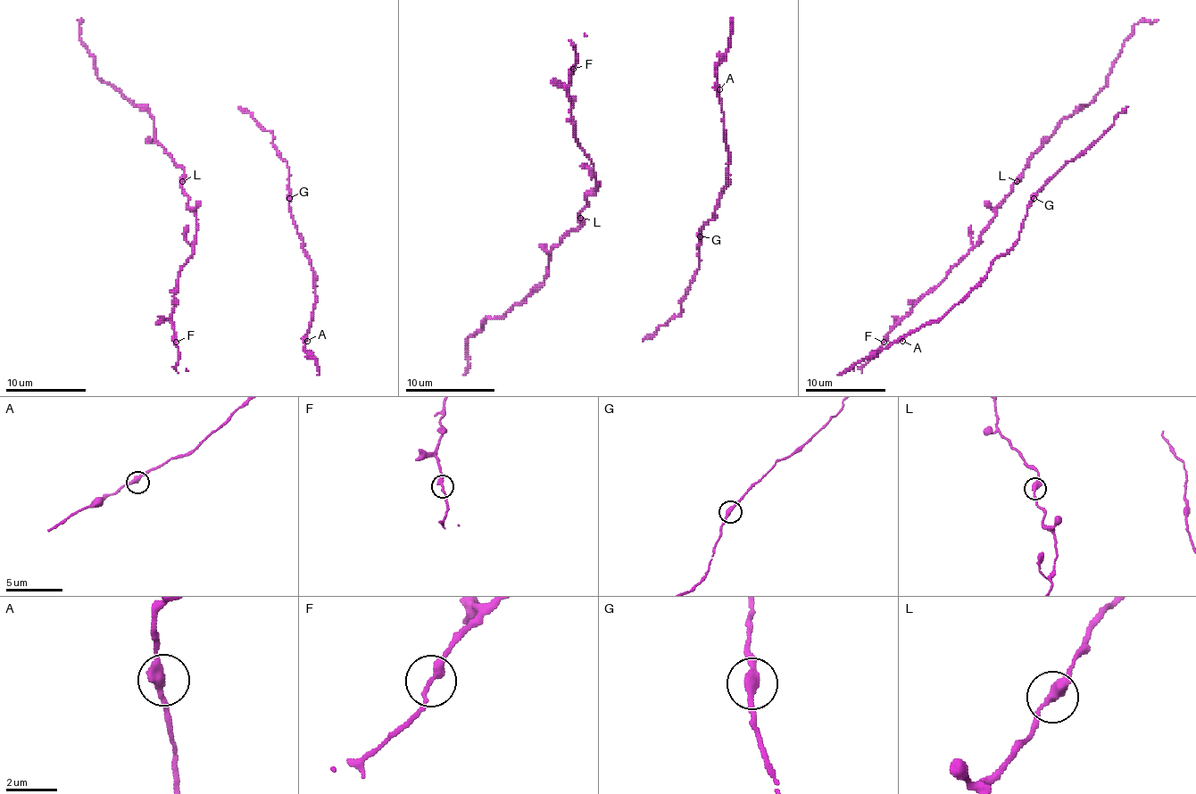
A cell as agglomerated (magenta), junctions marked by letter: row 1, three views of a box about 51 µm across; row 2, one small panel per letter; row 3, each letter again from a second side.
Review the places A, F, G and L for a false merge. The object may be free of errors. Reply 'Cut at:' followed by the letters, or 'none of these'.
Cut at: none of these

